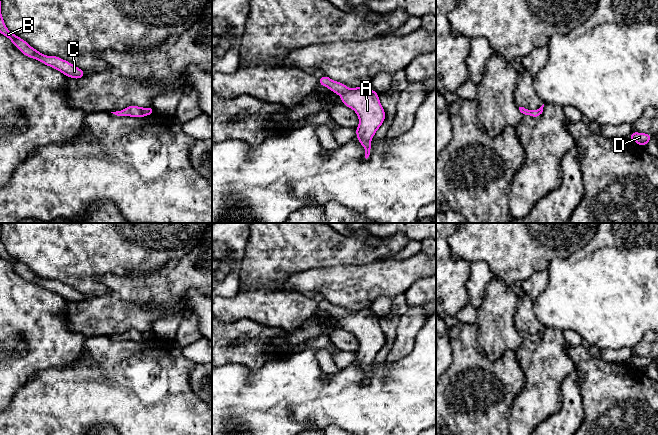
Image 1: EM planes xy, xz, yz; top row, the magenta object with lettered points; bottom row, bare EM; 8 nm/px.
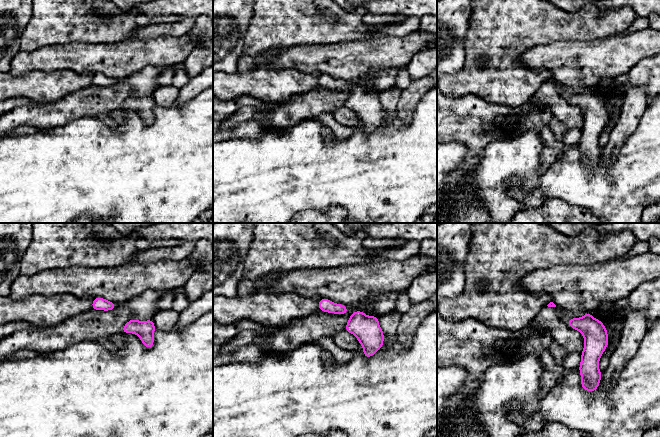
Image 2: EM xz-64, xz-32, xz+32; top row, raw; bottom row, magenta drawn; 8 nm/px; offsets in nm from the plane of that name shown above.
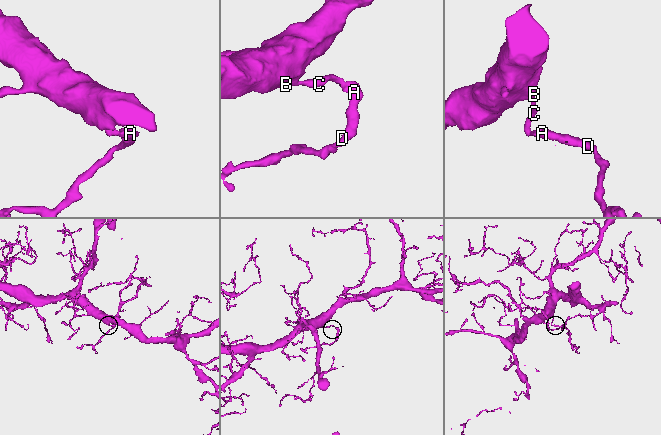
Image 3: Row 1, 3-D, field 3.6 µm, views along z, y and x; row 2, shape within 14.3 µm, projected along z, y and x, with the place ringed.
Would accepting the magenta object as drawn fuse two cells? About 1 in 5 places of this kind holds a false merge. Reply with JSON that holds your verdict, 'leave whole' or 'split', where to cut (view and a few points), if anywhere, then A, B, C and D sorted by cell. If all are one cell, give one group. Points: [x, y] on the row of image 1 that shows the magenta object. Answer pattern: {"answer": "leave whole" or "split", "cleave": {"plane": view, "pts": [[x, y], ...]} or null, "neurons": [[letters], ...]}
{"answer": "leave whole", "cleave": null, "neurons": [["A", "B", "C", "D"]]}

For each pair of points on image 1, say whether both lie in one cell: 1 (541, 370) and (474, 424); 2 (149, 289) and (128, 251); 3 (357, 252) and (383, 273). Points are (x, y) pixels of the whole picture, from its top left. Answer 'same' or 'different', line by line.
1: different
2: different
3: different

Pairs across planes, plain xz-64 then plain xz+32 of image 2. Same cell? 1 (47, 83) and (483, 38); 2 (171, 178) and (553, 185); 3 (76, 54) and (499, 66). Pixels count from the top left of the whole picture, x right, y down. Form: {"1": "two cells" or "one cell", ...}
{"1": "one cell", "2": "one cell", "3": "two cells"}

